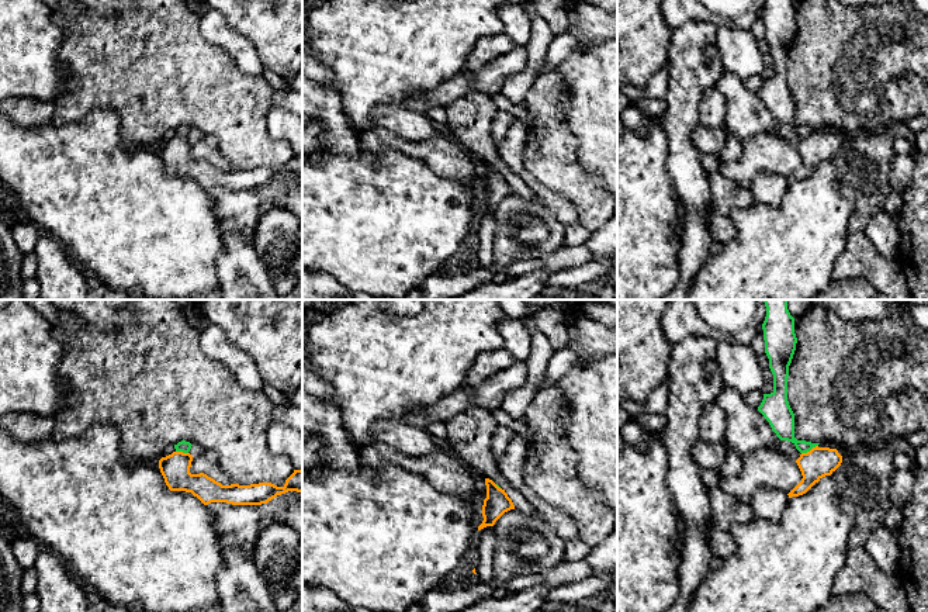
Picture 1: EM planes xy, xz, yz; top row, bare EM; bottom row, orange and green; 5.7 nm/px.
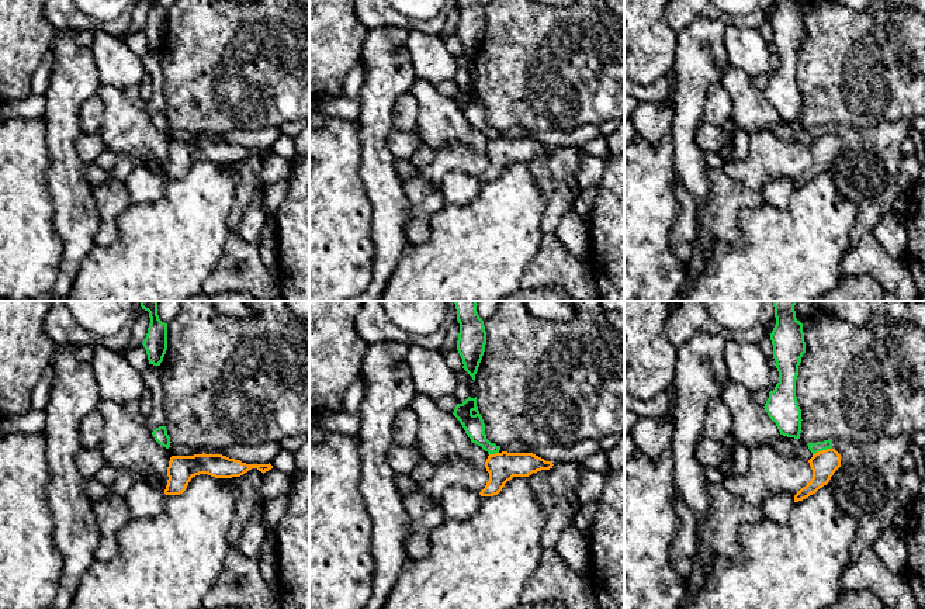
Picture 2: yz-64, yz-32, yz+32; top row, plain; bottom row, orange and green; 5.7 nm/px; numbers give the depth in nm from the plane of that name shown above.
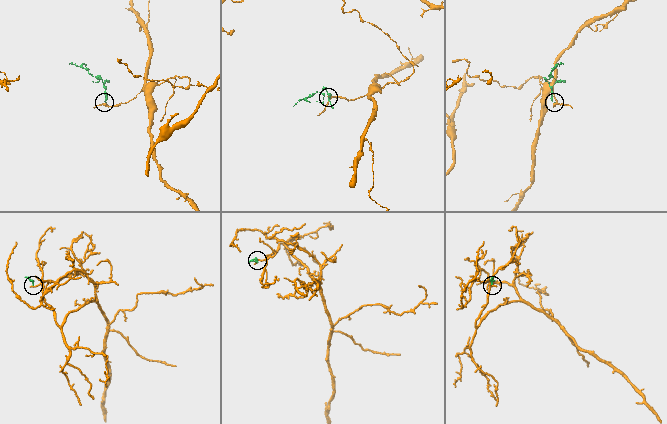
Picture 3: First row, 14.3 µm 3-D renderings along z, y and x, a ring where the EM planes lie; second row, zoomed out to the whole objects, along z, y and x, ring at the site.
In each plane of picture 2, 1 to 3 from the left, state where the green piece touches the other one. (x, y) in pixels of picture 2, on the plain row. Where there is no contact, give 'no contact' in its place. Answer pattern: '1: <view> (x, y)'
1: no contact
2: yz-32 (495, 138)
3: yz+32 (823, 135)

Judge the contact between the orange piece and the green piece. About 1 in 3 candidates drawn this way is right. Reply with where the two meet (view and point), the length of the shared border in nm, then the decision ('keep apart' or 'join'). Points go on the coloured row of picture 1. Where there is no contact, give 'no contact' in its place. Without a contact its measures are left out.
contact yz (810, 450); length 110 nm; keep apart

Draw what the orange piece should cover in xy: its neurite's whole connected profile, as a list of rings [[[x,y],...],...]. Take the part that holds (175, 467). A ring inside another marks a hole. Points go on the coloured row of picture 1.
[[[173,452],[159,460],[159,468],[170,491],[191,492],[204,505],[211,502],[262,505],[288,491],[302,494],[302,470],[294,470],[283,487],[271,483],[222,485],[204,473],[191,474],[191,461],[193,456],[190,453]]]

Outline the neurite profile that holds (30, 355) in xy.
[[[0,300],[0,415],[14,412],[55,416],[66,408],[72,390],[58,374],[62,355],[63,348],[53,336],[53,326],[37,310],[25,300]]]

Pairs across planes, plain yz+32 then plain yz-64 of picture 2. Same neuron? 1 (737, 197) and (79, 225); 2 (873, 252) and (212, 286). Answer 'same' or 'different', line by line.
1: different
2: same

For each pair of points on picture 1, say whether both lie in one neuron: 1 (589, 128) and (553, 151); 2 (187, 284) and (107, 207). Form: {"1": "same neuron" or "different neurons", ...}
{"1": "different neurons", "2": "same neuron"}

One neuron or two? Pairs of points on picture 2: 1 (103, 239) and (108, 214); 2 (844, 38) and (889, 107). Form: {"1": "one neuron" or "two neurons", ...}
{"1": "one neuron", "2": "one neuron"}

